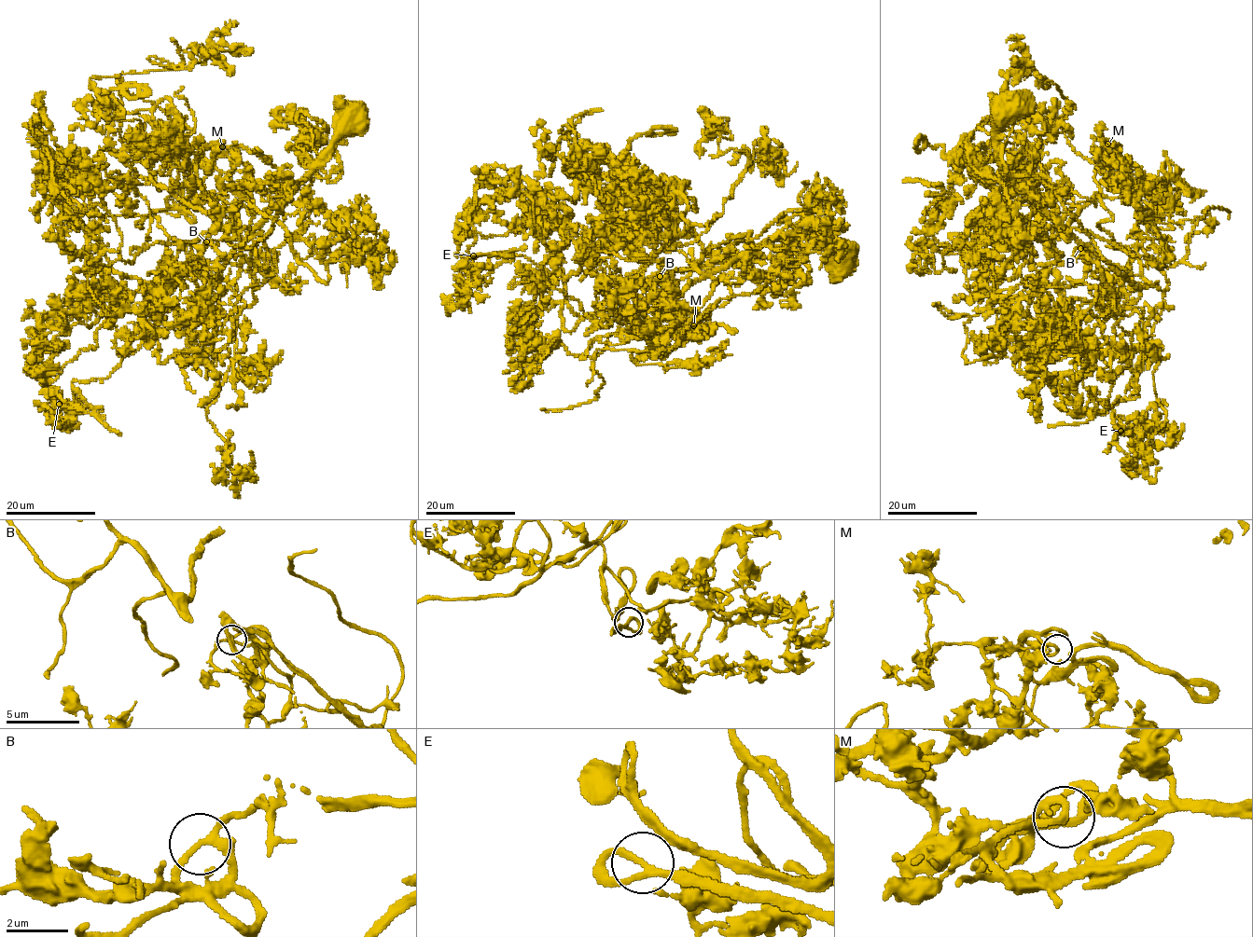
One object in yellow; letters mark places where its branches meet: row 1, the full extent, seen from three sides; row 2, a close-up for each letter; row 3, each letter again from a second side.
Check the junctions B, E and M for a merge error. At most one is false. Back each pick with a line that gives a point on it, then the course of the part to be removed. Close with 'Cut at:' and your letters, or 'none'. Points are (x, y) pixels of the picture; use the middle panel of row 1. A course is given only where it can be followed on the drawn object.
Cut at: none

